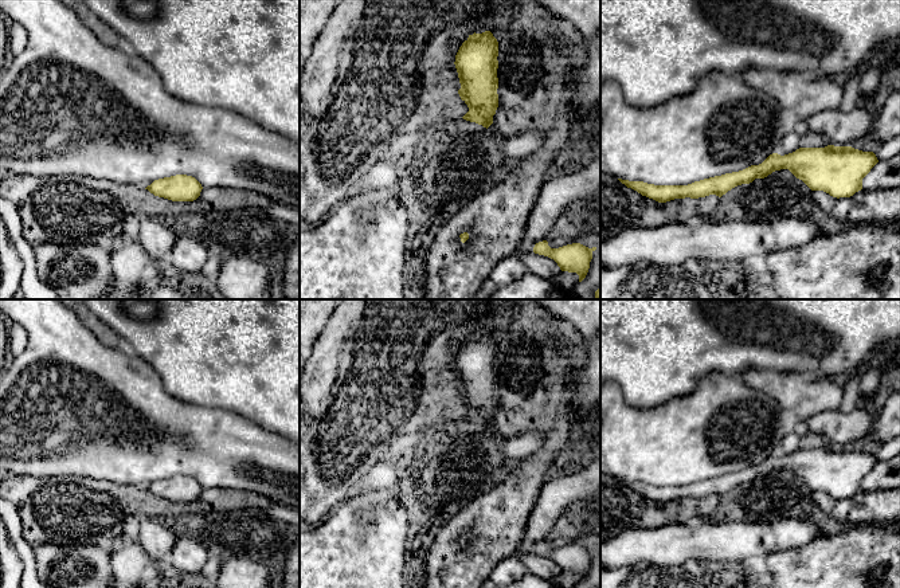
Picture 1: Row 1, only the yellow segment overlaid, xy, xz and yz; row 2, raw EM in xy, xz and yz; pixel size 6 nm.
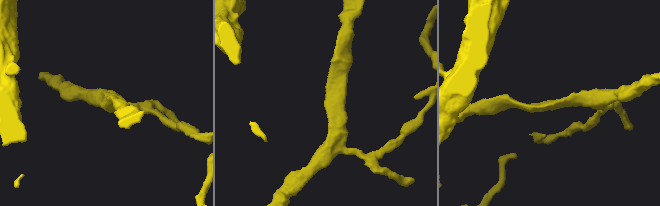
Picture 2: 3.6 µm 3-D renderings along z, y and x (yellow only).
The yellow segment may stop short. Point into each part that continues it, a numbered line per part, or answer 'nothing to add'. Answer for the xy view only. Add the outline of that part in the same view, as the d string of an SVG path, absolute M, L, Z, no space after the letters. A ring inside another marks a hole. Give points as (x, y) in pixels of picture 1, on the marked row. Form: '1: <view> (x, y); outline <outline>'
nothing to add

